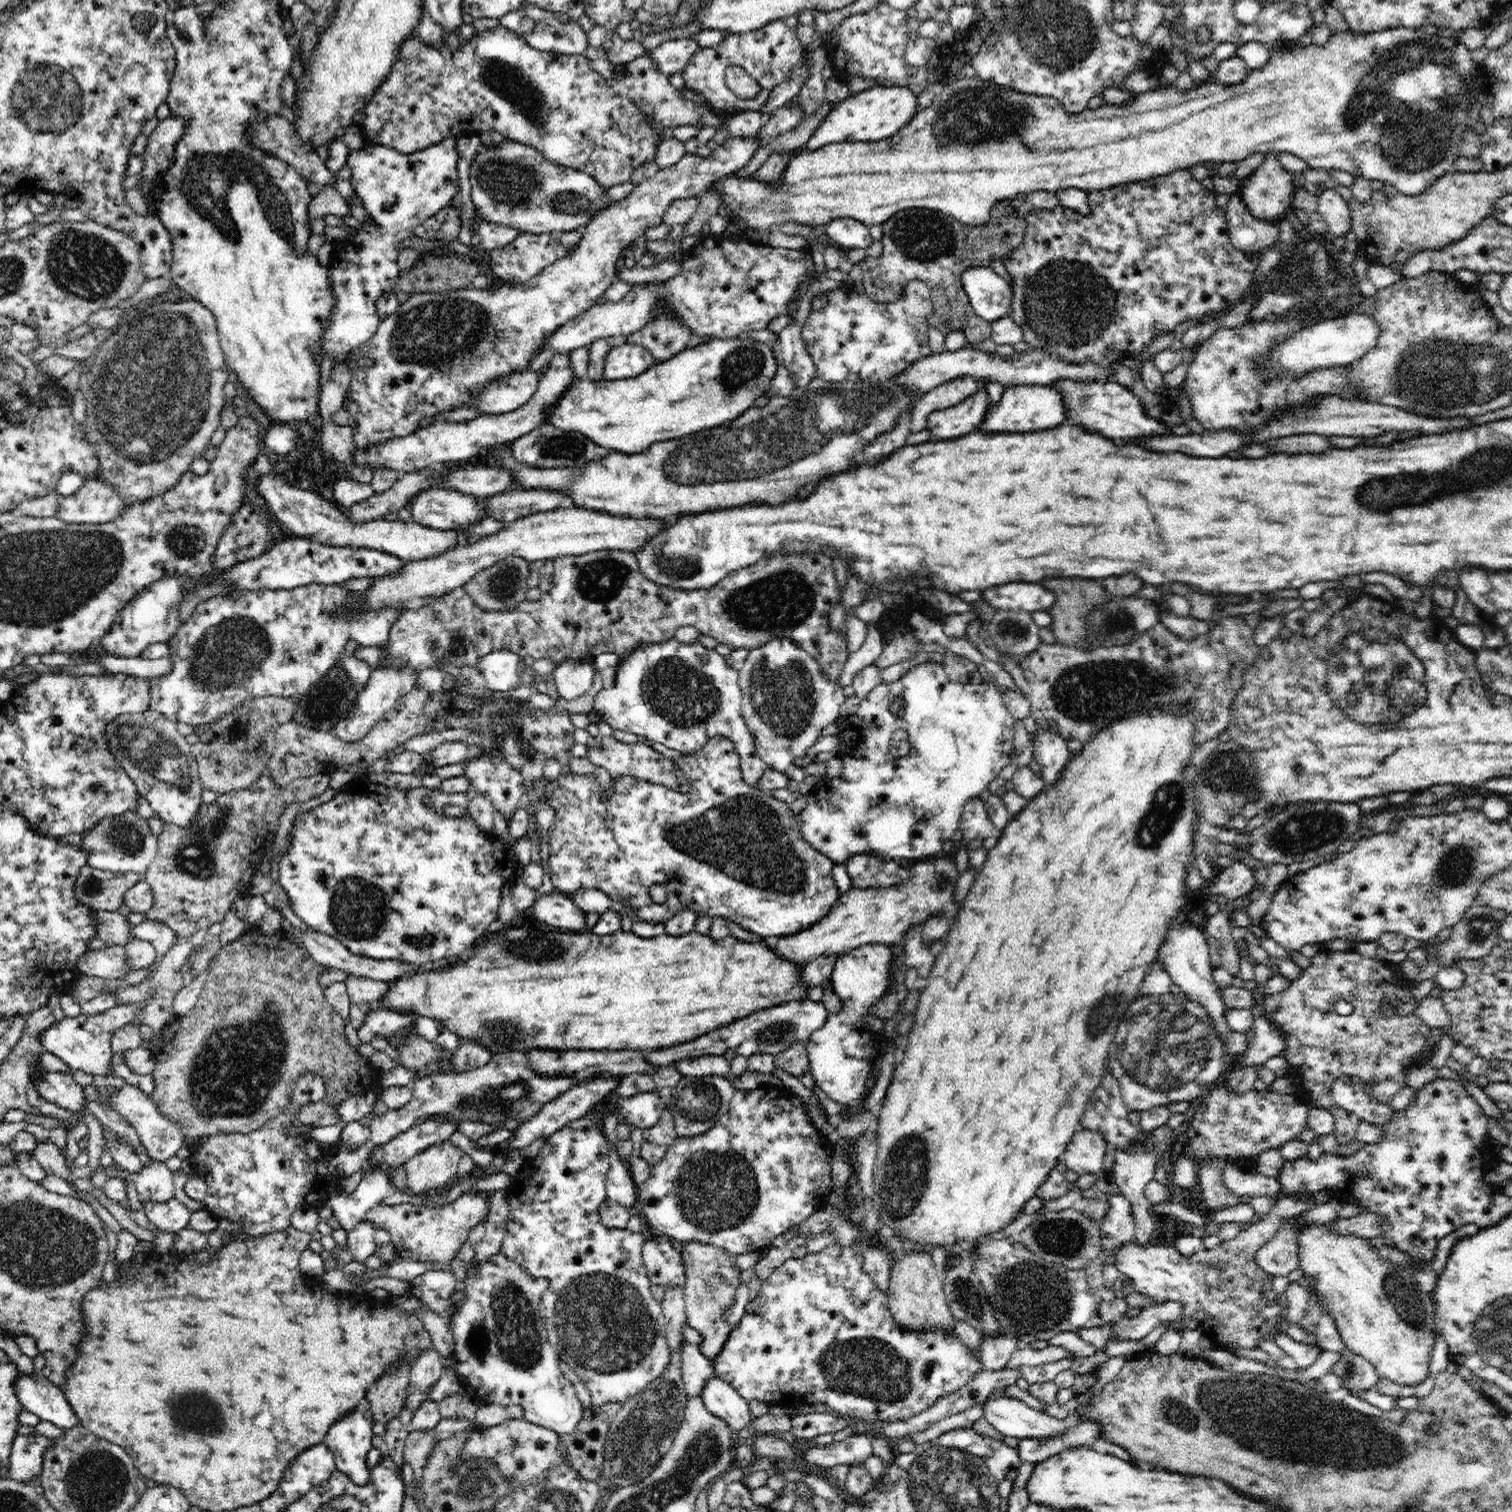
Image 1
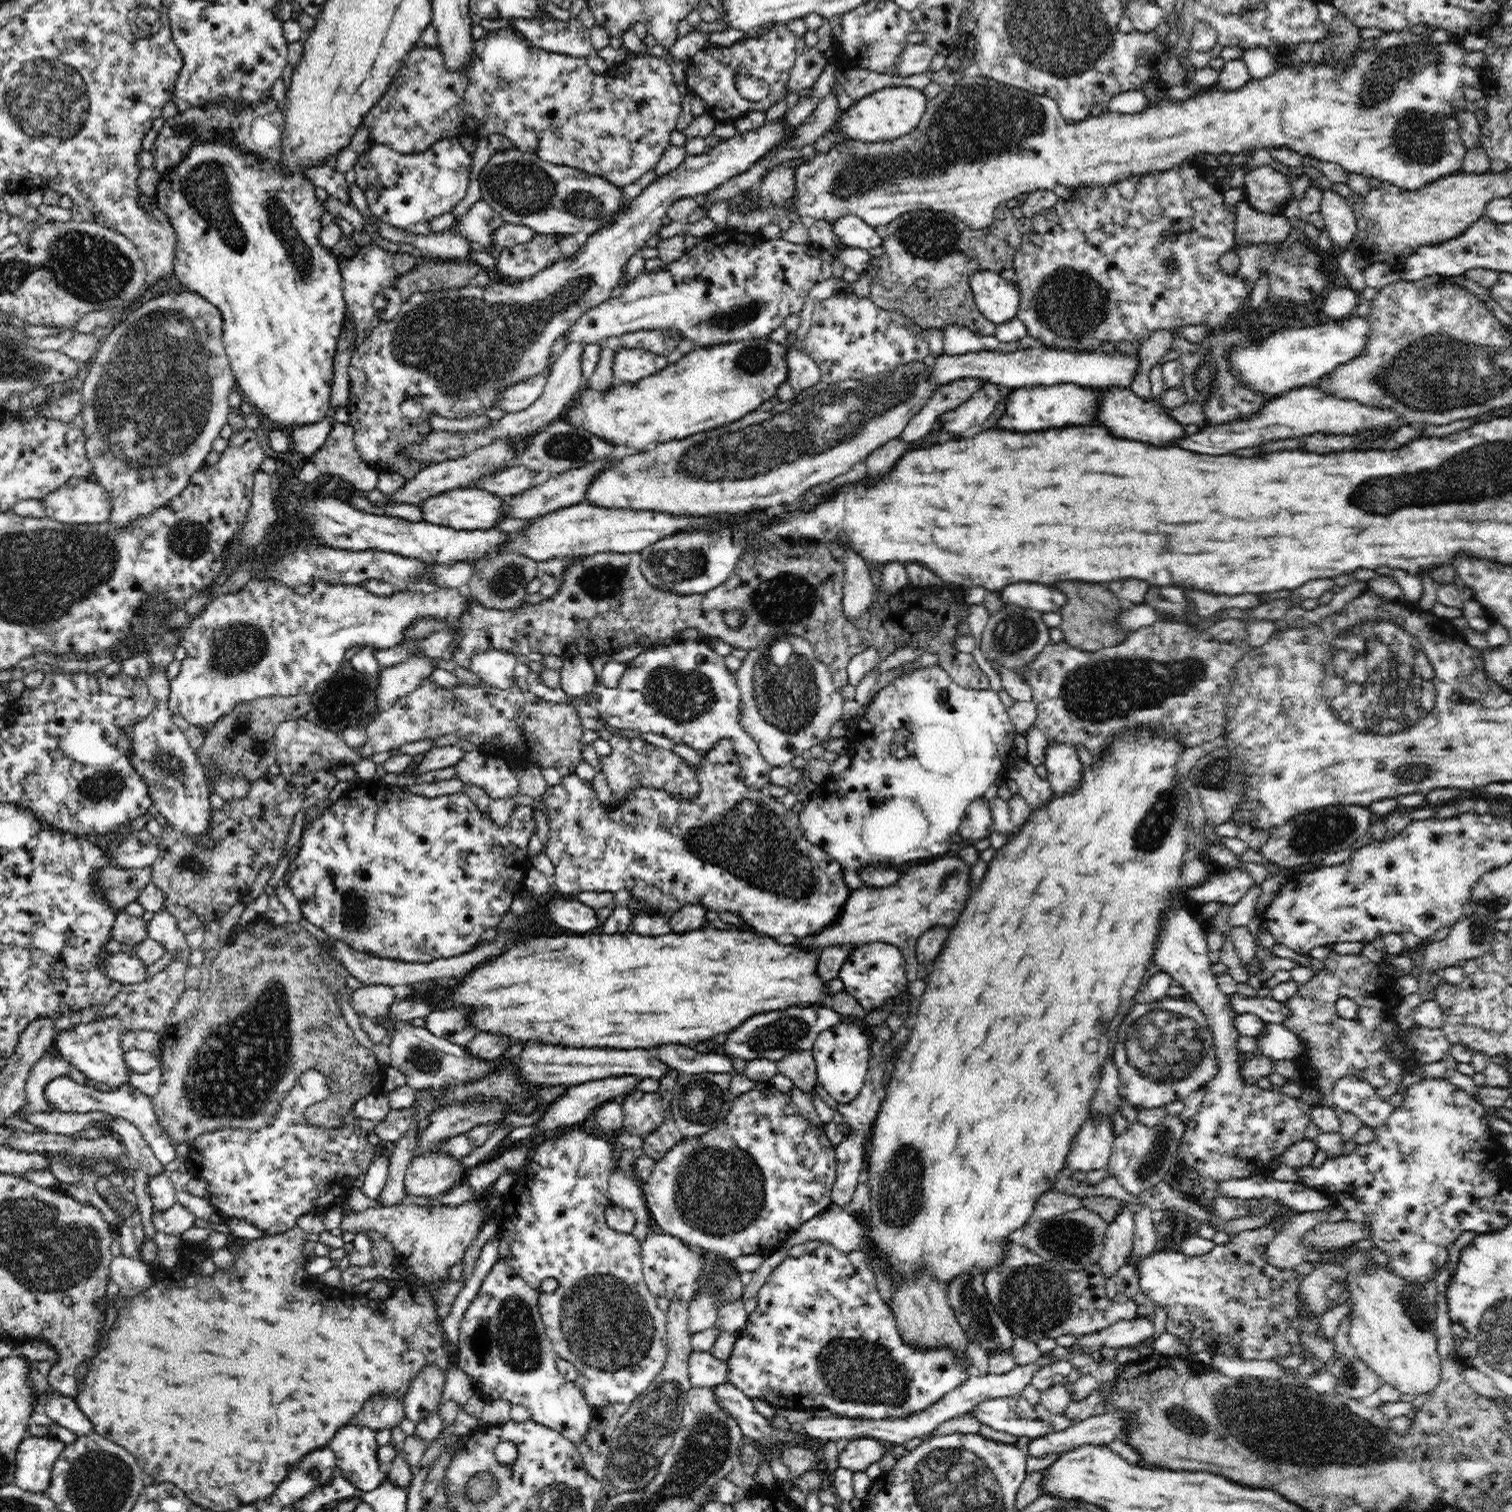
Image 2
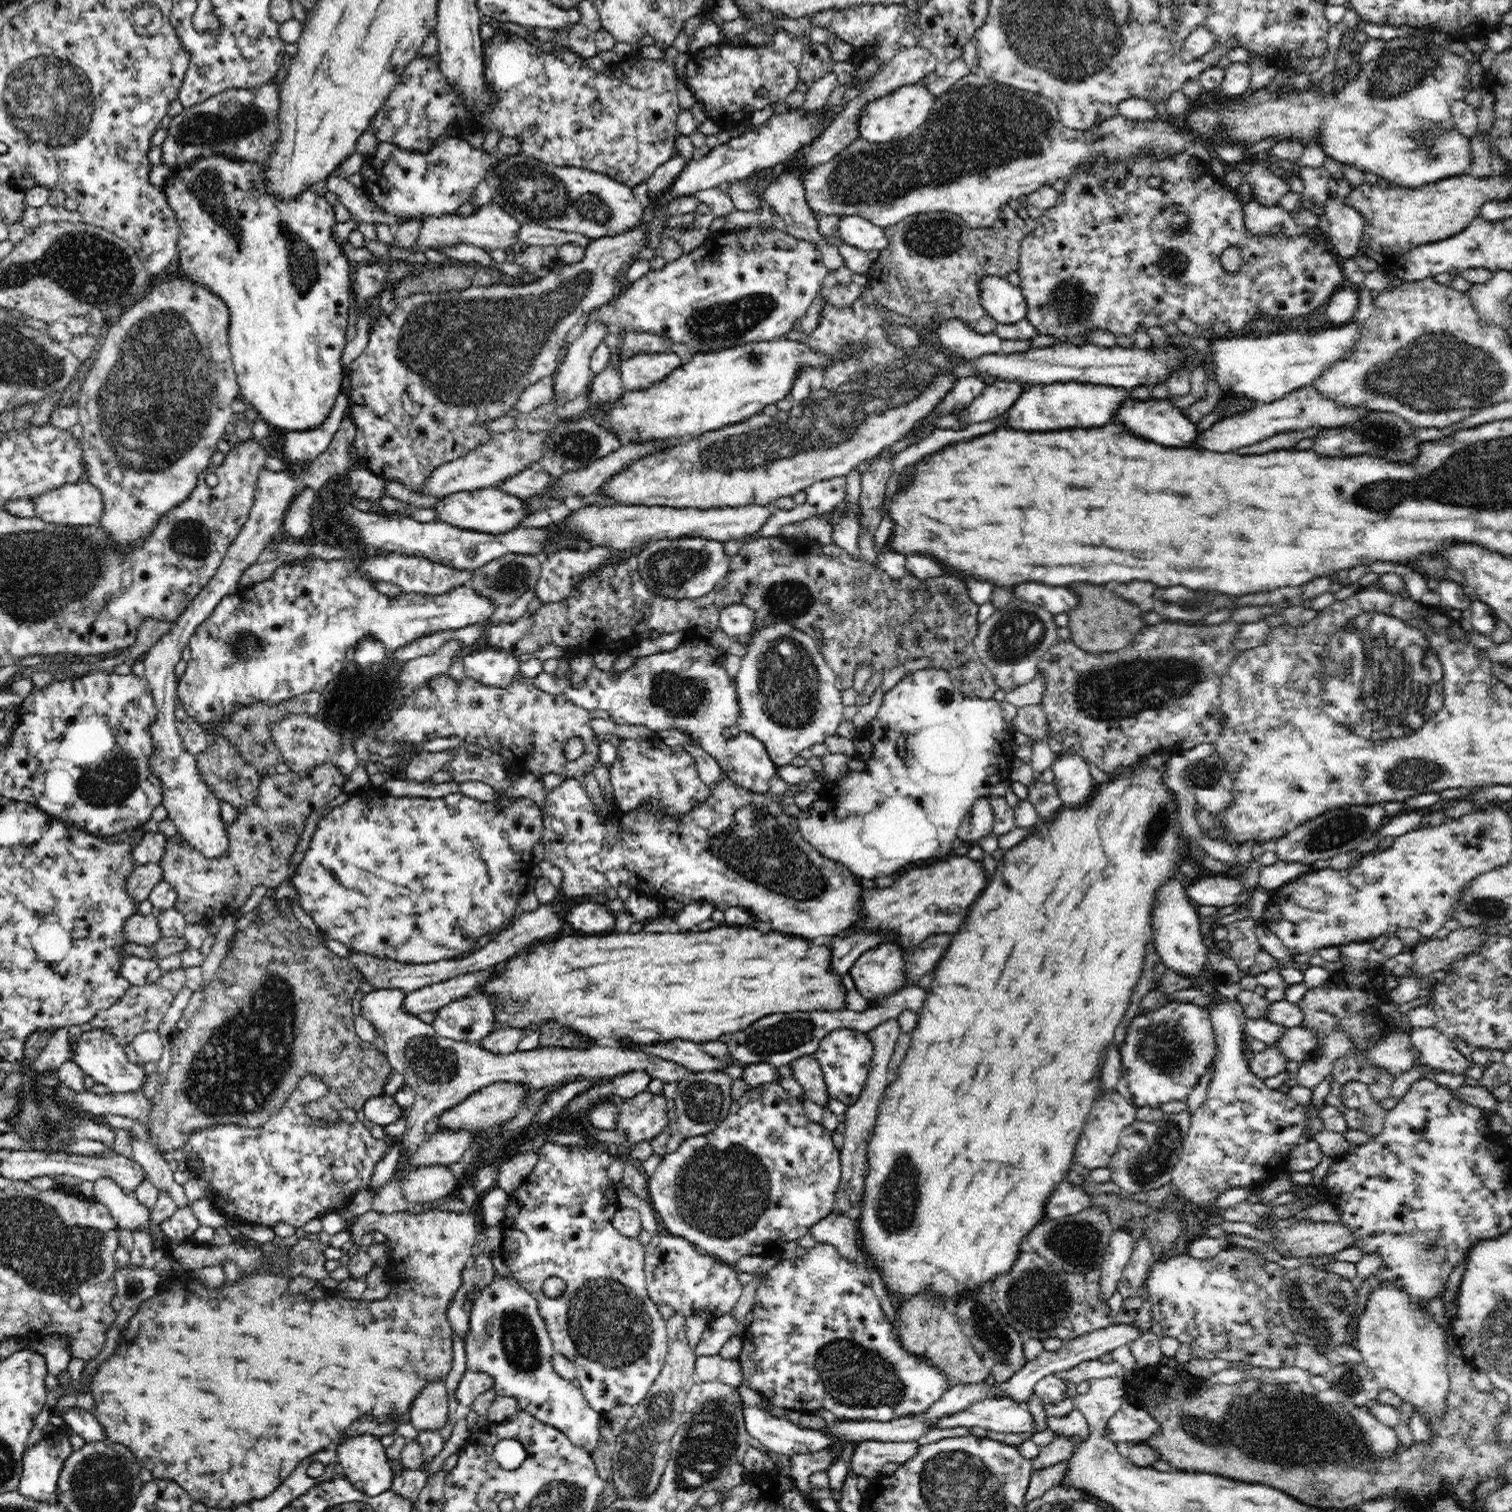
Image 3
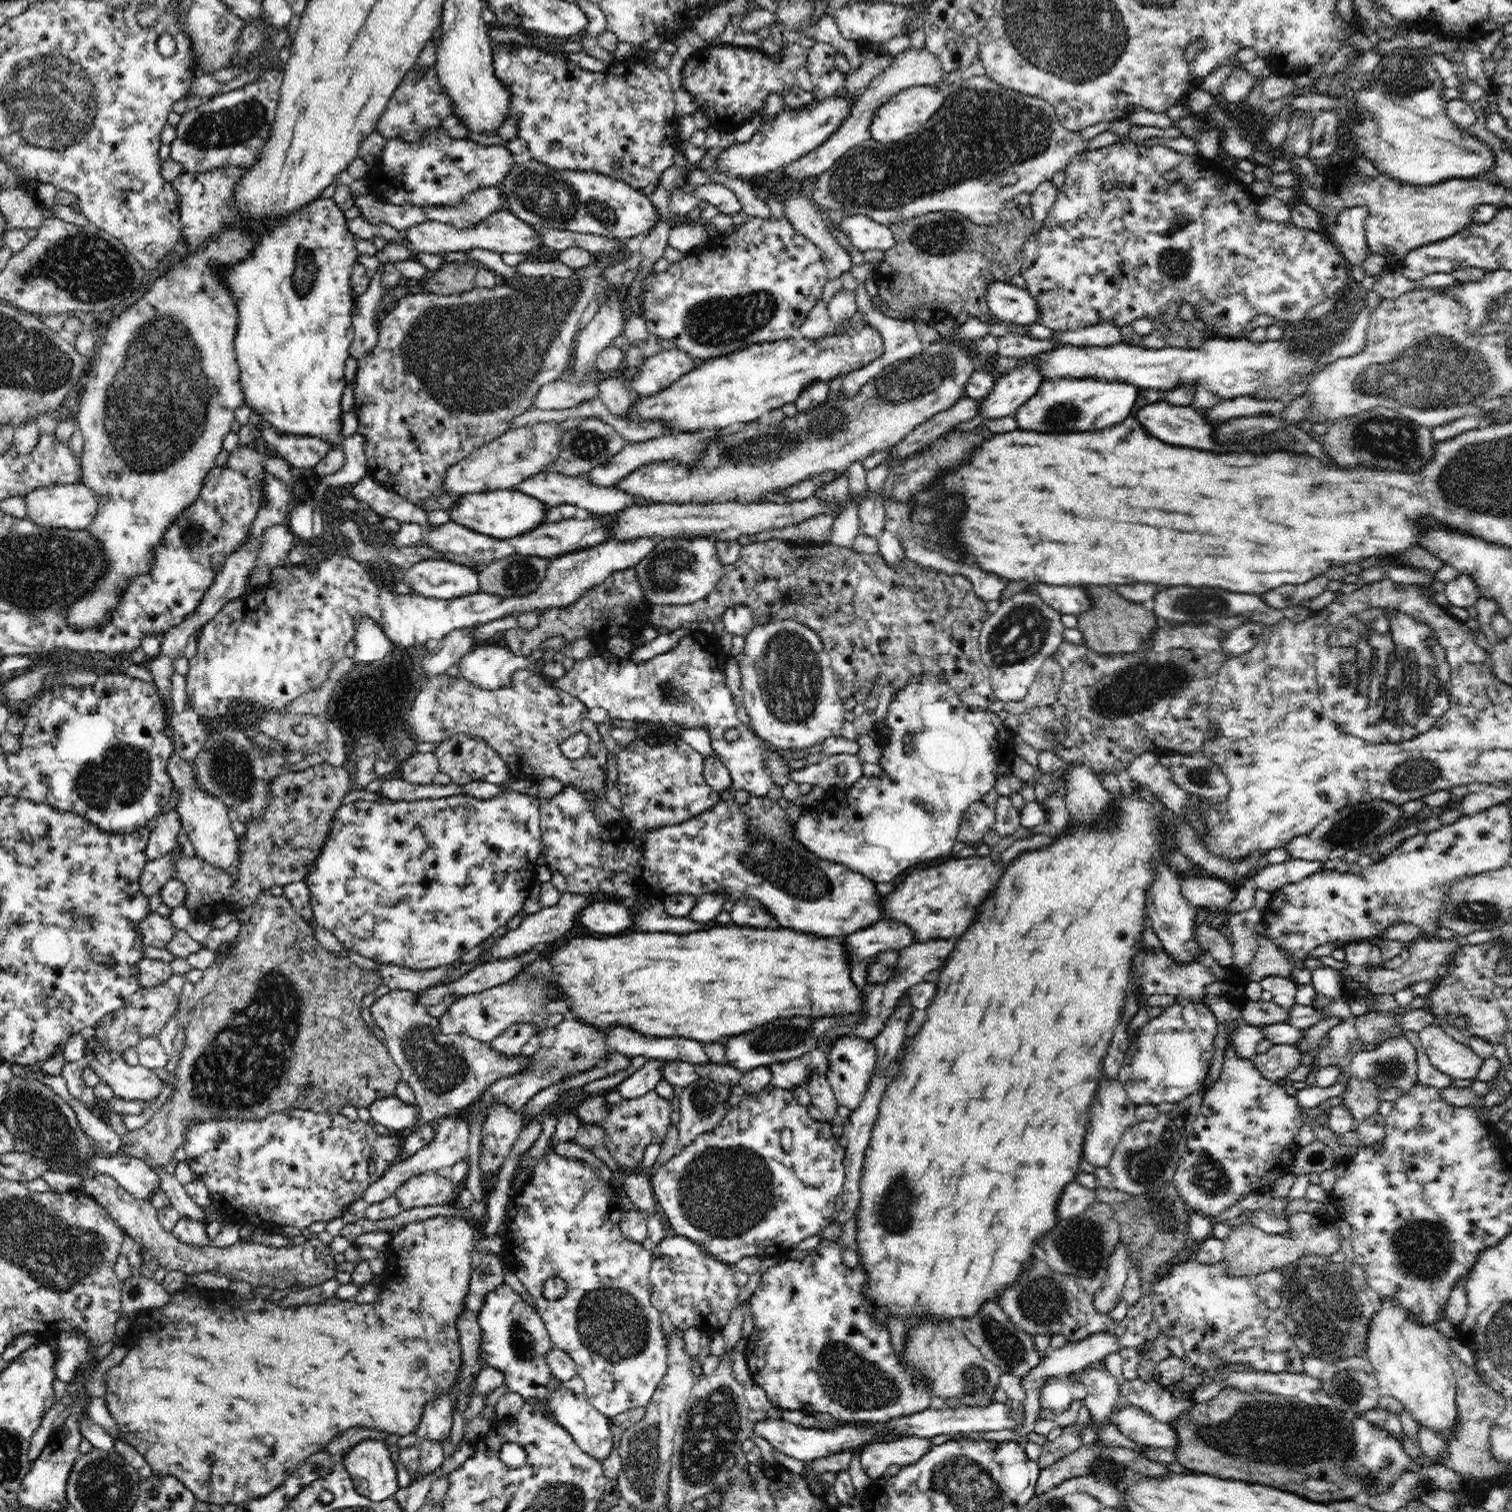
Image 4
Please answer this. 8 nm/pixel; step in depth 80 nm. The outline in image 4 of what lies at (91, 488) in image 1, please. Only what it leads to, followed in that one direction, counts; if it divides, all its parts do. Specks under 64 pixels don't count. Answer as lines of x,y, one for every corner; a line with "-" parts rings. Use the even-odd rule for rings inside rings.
84,483
56,484
34,488
24,498
25,516
40,527
66,528
70,530
88,529
96,516
98,499
96,493

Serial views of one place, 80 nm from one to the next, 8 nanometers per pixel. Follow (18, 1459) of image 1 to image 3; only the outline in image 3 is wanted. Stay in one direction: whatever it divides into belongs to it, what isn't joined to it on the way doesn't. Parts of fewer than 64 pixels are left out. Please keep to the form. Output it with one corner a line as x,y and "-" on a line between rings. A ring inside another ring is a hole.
67,1424
62,1427
53,1425
51,1428
50,1432
44,1432
44,1439
39,1440
38,1444
25,1448
18,1490
20,1494
28,1499
58,1504
57,1494
55,1493
57,1491
58,1477
63,1469
64,1461
74,1451
69,1440
69,1434
74,1432

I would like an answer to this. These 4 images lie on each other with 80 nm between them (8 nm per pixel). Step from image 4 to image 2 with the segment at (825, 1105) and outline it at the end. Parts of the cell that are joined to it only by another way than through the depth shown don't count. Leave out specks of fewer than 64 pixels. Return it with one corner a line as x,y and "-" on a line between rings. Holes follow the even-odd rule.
795,1050
776,1061
777,1069
792,1080
794,1086
803,1092
814,1092
817,1070
814,1057
809,1050

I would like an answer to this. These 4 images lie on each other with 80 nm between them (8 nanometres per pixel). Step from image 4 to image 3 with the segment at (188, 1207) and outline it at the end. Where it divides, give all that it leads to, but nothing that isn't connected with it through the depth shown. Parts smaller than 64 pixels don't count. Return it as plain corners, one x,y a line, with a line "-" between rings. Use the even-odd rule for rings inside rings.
138,1126
131,1131
131,1138
132,1140
129,1141
134,1151
132,1158
146,1172
148,1181
158,1189
158,1192
166,1191
174,1199
177,1207
188,1207
189,1200
184,1188
175,1182
174,1173
168,1167
167,1160
164,1160
155,1152
151,1144
148,1144
148,1139

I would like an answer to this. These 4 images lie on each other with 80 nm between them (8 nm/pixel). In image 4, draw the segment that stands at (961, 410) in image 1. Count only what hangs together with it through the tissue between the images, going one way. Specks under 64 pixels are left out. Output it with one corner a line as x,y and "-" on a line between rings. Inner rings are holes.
1026,362
1008,374
997,376
992,390
981,399
979,415
983,419
1000,419
1014,415
1036,394
1045,378
1035,362

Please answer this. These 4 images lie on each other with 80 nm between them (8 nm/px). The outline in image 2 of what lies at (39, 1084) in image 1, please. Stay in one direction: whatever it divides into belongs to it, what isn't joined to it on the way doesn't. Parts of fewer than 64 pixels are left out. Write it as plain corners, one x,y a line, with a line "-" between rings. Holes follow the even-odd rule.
63,1075
50,1080
44,1089
44,1094
45,1100
52,1104
56,1110
62,1112
86,1113
96,1111
107,1113
112,1117
124,1118
138,1128
152,1149
154,1157
162,1162
162,1165
165,1166
176,1159
177,1144
171,1140
171,1137
165,1132
165,1127
161,1126
158,1121
150,1097
130,1084
108,1091
100,1091
98,1088
93,1089
88,1085
79,1084
70,1077

